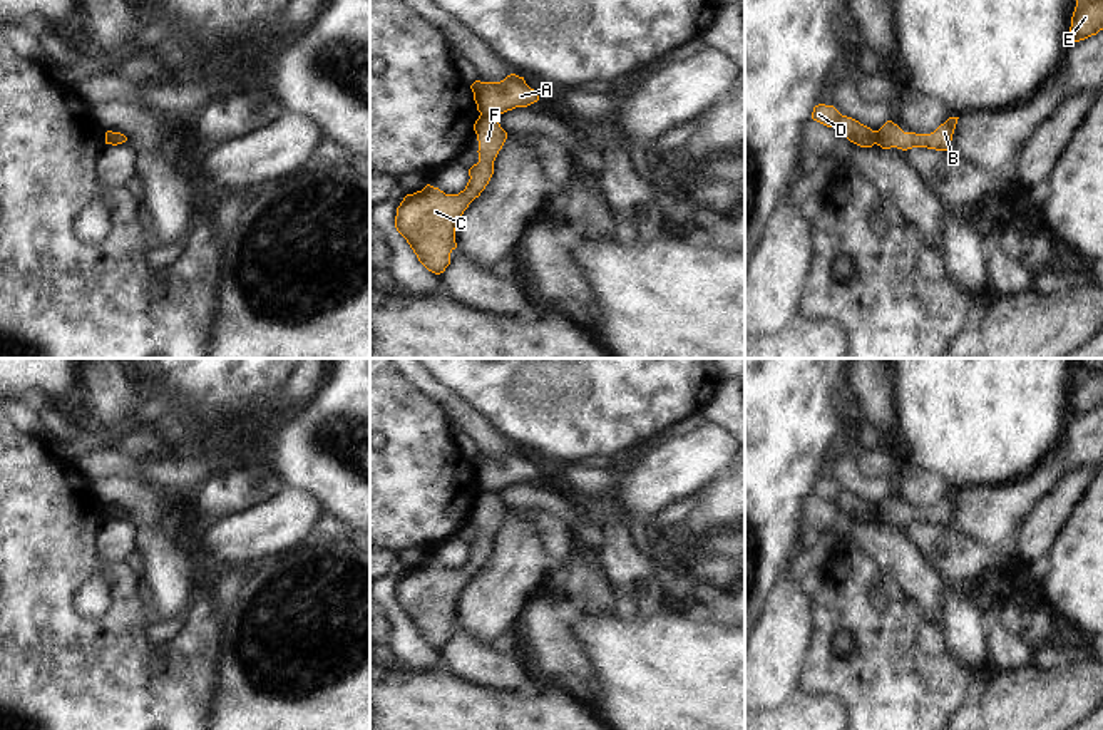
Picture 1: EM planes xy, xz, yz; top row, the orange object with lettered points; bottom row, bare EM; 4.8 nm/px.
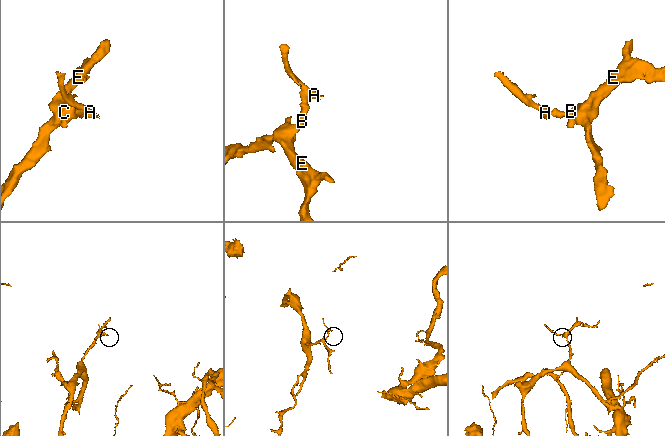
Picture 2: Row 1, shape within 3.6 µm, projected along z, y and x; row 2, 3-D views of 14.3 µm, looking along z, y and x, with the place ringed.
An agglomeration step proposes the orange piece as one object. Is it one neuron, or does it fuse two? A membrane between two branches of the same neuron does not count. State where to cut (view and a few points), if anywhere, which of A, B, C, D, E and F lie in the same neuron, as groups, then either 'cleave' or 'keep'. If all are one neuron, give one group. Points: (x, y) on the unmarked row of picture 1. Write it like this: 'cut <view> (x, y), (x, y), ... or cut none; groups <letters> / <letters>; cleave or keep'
cut xz (481, 488), (496, 493); groups A D / B C E F; cleave

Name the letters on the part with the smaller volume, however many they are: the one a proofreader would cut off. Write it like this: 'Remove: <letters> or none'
Remove: A, D

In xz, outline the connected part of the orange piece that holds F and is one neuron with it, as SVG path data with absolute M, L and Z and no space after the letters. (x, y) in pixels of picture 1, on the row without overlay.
M479 491L474 499L479 516L479 537L469 544L469 558L459 569L445 569L439 563L427 559L422 566L407 569L397 583L395 603L407 614L418 636L432 648L440 650L450 640L450 628L457 623L455 603L459 593L469 579L480 571L494 549L494 536L502 524L507 507L497 492Z

